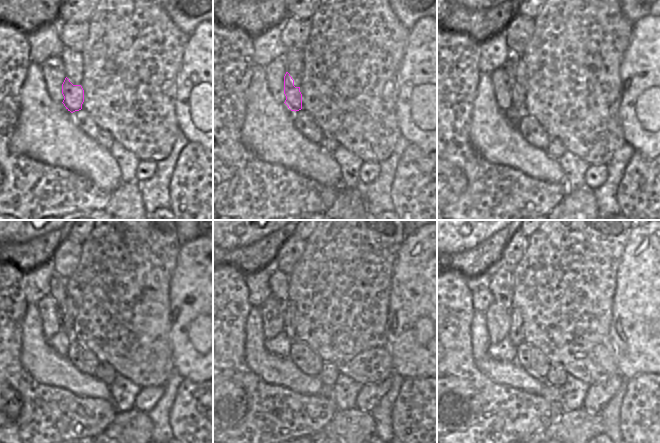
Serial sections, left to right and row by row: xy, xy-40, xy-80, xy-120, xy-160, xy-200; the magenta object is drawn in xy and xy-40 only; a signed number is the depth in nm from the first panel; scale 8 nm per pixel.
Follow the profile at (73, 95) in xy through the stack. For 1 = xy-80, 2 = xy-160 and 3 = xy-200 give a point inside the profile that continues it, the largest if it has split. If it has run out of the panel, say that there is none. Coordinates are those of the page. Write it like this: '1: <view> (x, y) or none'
1: xy-80 (517, 100)
2: xy-160 (278, 282)
3: xy-200 (500, 279)

